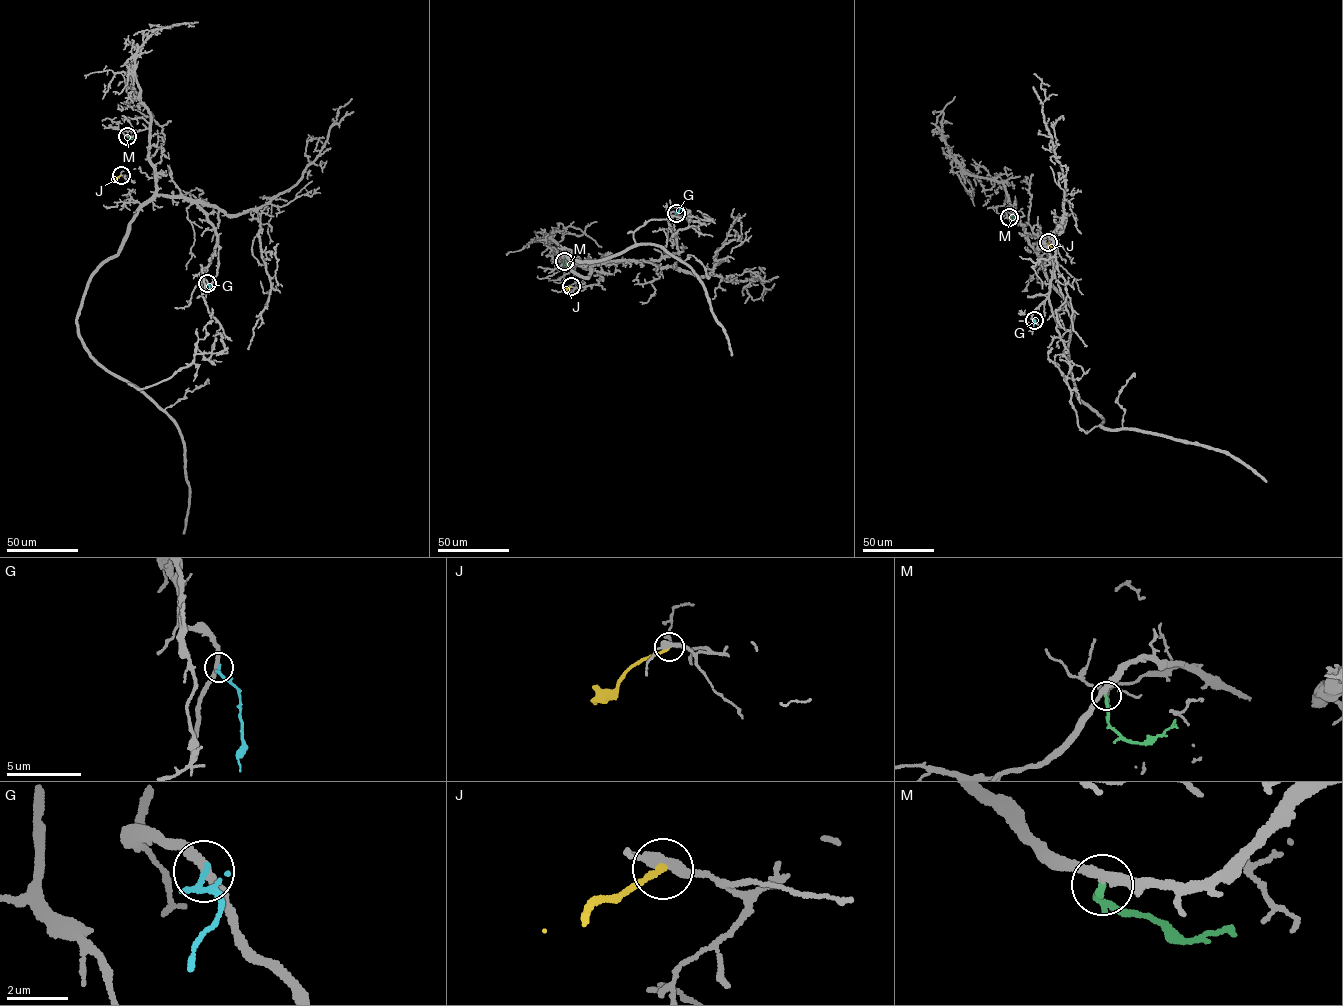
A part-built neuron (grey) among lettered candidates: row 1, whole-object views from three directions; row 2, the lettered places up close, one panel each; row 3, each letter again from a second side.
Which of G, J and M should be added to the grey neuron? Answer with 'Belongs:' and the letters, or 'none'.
Belongs: M

